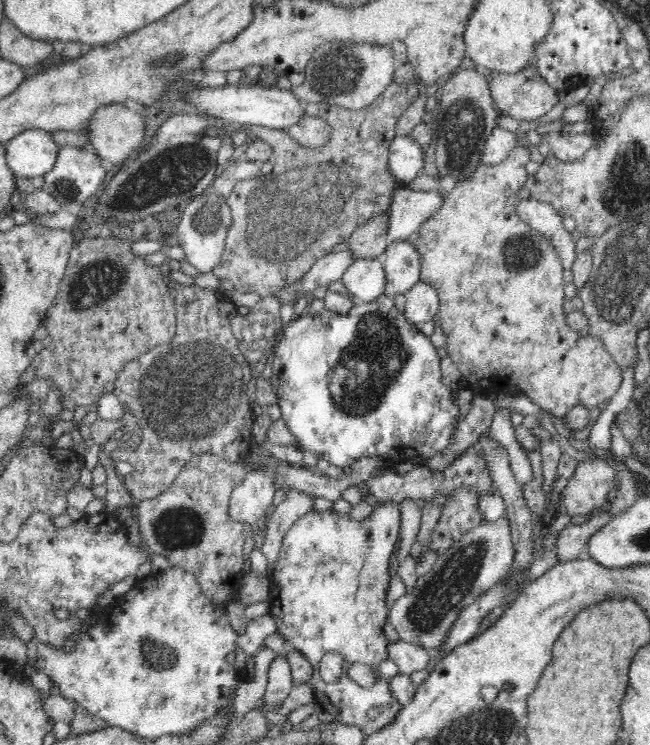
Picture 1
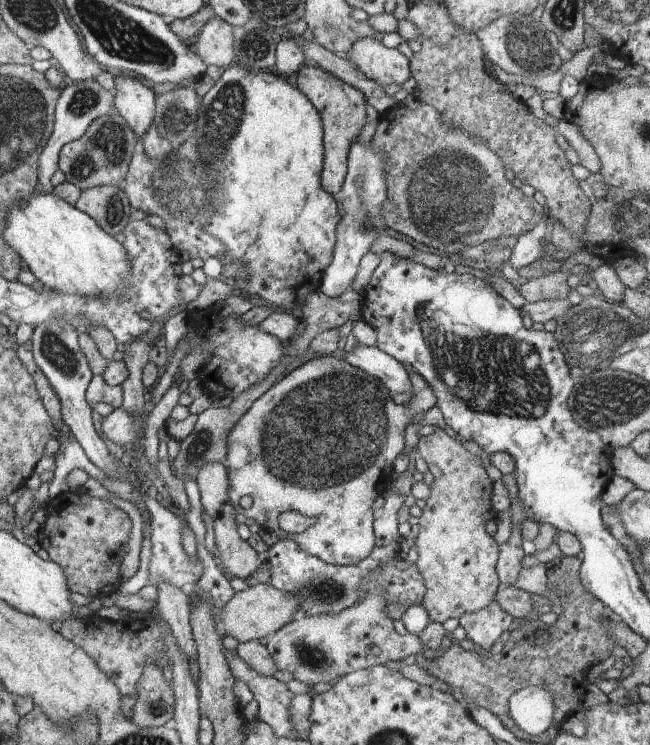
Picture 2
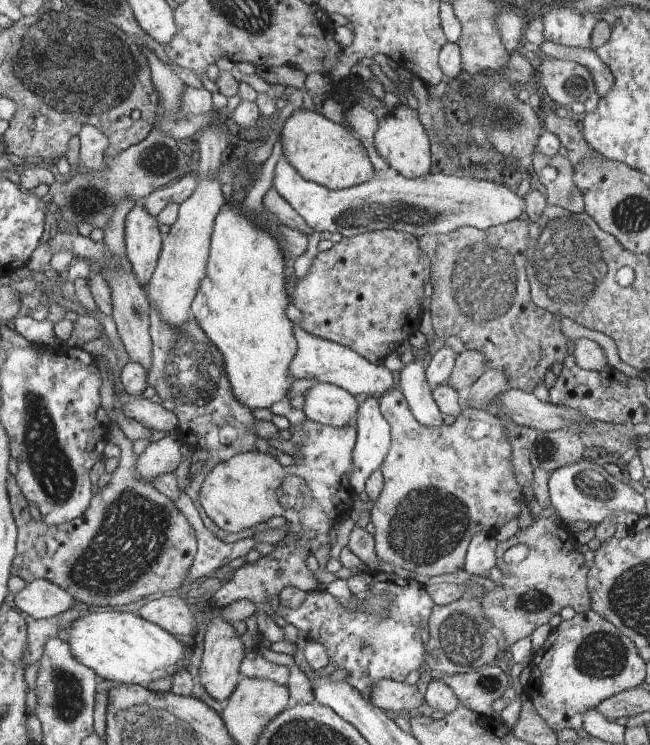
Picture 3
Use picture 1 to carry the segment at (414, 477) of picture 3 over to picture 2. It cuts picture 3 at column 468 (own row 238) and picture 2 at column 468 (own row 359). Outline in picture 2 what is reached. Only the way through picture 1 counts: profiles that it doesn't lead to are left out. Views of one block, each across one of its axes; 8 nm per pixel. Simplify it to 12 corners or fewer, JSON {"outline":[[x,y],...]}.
{"outline":[[448,429],[420,437],[434,476],[415,562],[431,622],[501,590],[494,480]]}

